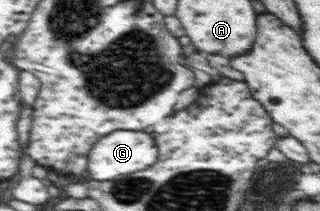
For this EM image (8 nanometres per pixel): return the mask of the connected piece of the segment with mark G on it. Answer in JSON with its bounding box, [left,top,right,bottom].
[88,130,158,180]

